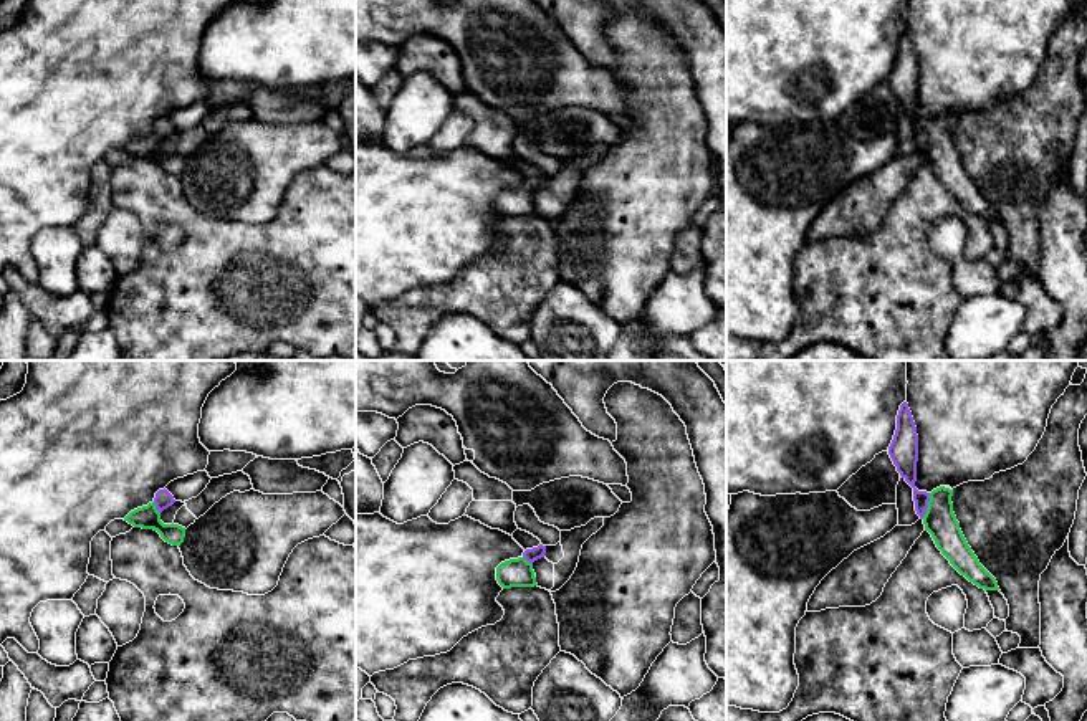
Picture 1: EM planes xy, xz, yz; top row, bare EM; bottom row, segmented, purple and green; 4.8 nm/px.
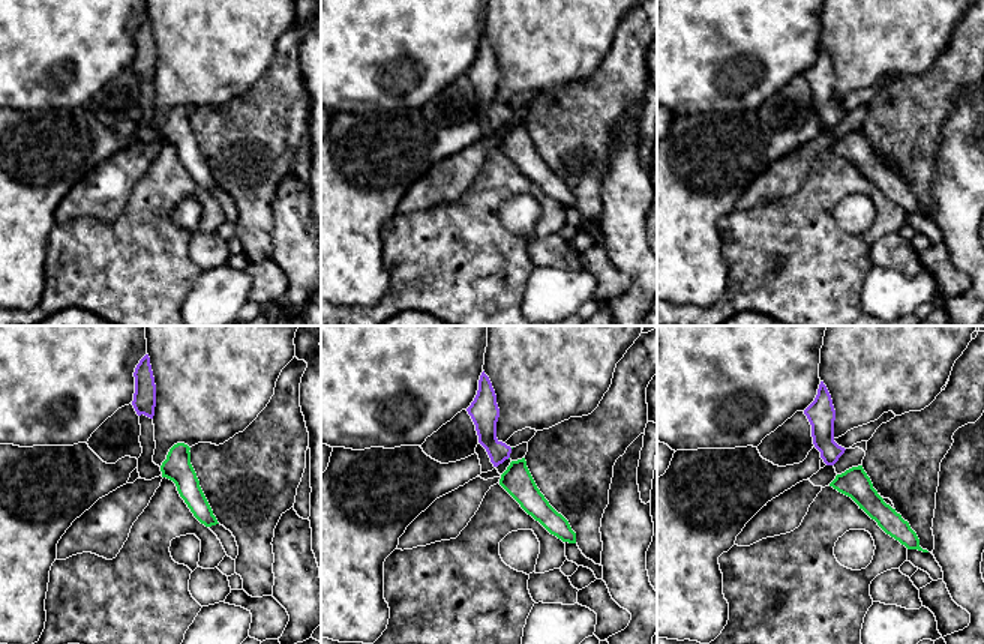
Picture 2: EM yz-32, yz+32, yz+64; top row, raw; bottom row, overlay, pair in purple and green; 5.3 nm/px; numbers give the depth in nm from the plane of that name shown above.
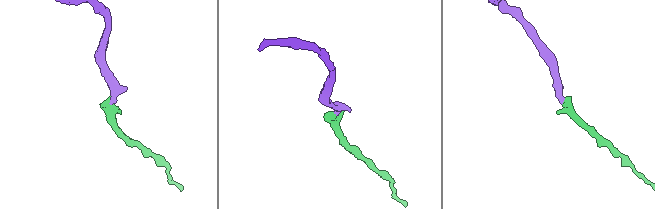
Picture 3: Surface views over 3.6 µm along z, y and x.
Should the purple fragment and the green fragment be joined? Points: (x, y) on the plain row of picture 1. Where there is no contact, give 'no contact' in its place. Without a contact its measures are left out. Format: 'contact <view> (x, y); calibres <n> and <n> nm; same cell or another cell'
contact yz (927, 136); calibres 110 and 160 nm; same cell

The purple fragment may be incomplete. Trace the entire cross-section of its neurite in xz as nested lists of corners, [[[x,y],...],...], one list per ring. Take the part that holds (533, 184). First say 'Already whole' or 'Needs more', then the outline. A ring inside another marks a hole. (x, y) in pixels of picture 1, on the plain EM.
Needs more. [[[546,175],[526,179],[521,187],[501,192],[496,197],[496,210],[503,218],[511,217],[534,217],[536,207],[533,200],[533,192],[544,187]]]

